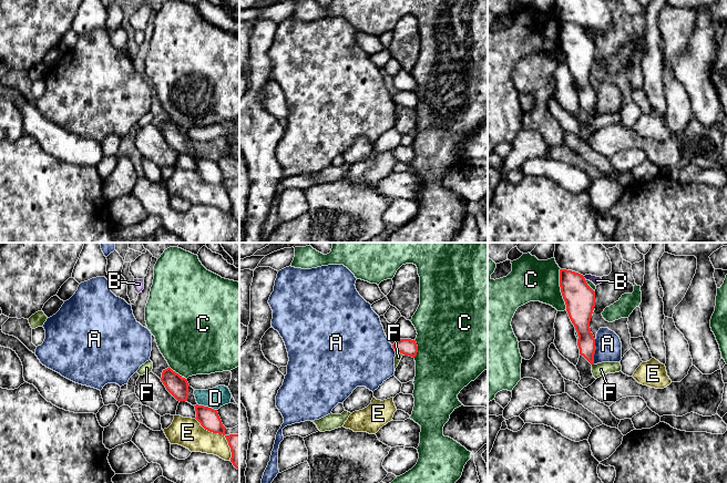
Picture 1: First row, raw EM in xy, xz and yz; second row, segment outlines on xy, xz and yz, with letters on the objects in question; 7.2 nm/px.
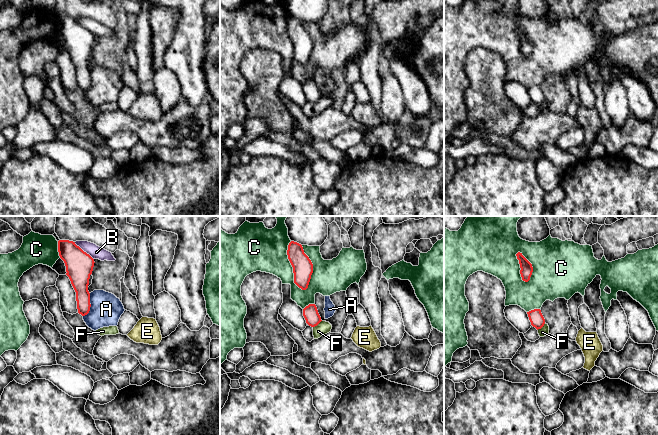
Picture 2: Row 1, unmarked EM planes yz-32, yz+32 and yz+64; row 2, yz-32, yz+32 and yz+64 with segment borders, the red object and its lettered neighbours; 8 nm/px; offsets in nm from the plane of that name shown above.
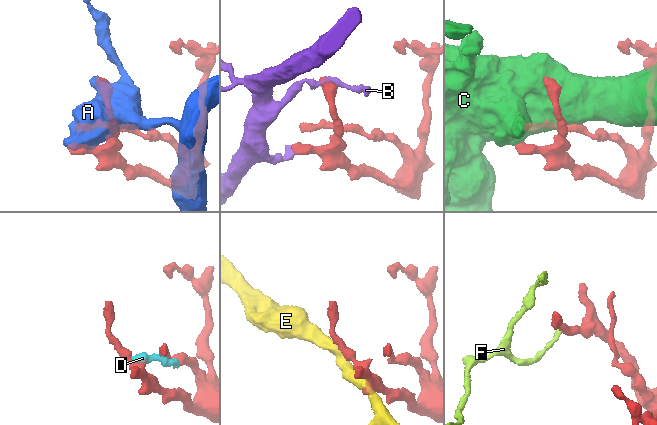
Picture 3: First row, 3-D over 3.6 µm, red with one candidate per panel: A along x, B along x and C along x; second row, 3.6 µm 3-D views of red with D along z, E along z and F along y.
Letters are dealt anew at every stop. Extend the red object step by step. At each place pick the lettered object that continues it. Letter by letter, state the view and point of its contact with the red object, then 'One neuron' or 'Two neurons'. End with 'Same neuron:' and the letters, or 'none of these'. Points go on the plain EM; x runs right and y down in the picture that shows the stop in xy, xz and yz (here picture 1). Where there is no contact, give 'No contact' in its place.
A: Touches red at yz (594, 103). Two neurons
B: Touches red at yz (583, 29). Two neurons
C: Touches red at yz (561, 41). Two neurons
D: Touches red at xy (207, 158). Two neurons
E: Touches red at xy (221, 185). Two neurons
F: Touches red at xz (399, 103). Two neurons
Same neuron: none of these

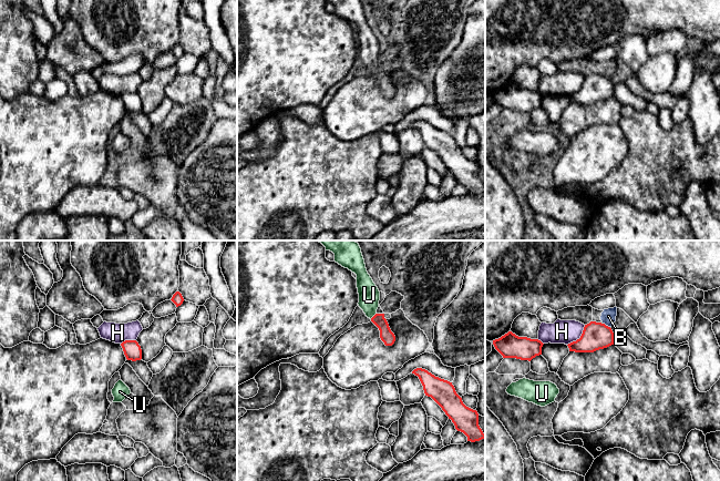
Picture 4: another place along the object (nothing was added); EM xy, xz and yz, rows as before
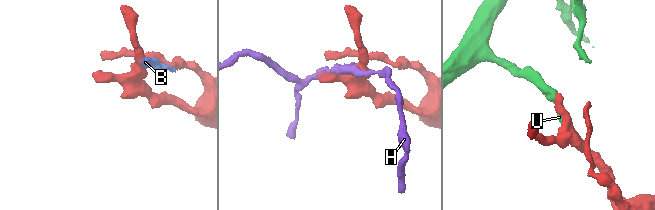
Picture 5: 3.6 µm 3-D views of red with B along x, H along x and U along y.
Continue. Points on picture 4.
B: Touches red at yz (605, 77). Two neurons
H: Touches red at yz (580, 89). Two neurons
U: Touches red at xz (373, 68). One neuron
Same neuron: U

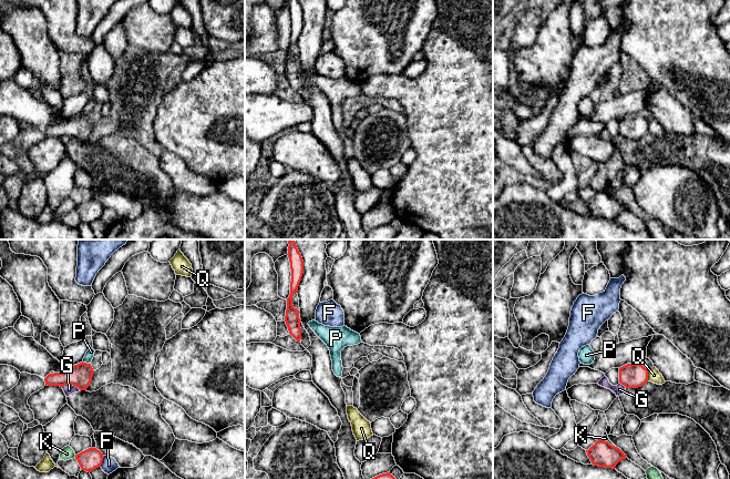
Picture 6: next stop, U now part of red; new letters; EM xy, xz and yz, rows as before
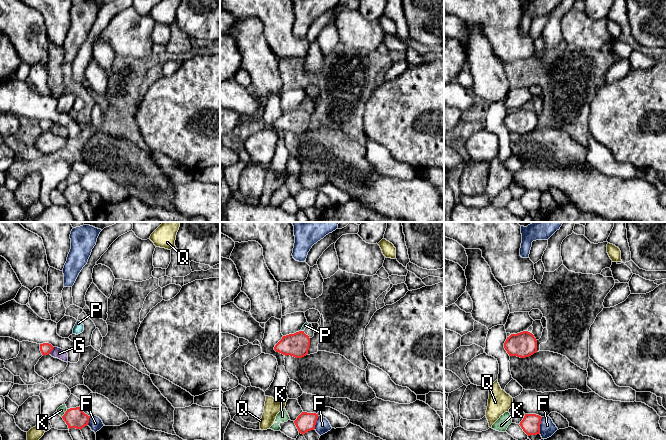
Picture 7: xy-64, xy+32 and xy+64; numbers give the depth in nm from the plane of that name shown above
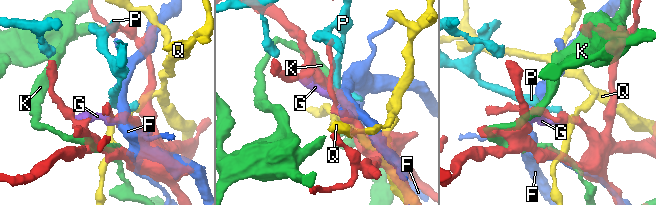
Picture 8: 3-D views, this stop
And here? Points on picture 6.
F: Touches red at xy (102, 212). Two neurons
G: Touches red at xy (71, 135). Two neurons
K: Touches red at yz (607, 193). Two neurons
P: Touches red at xy (85, 114). Two neurons
Q: Touches red at yz (647, 128). Two neurons
Same neuron: none of these

